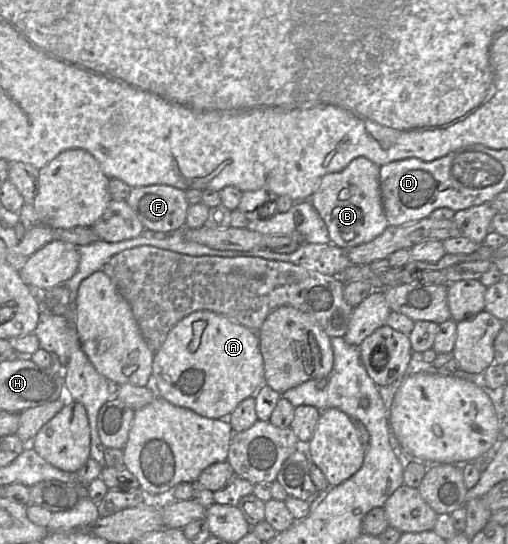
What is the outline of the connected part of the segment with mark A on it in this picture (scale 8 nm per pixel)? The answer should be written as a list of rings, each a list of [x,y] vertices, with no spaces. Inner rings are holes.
[[[194,311],[172,327],[160,349],[155,352],[152,380],[157,395],[168,402],[207,418],[227,419],[241,401],[254,396],[266,384],[258,333],[216,312]]]

